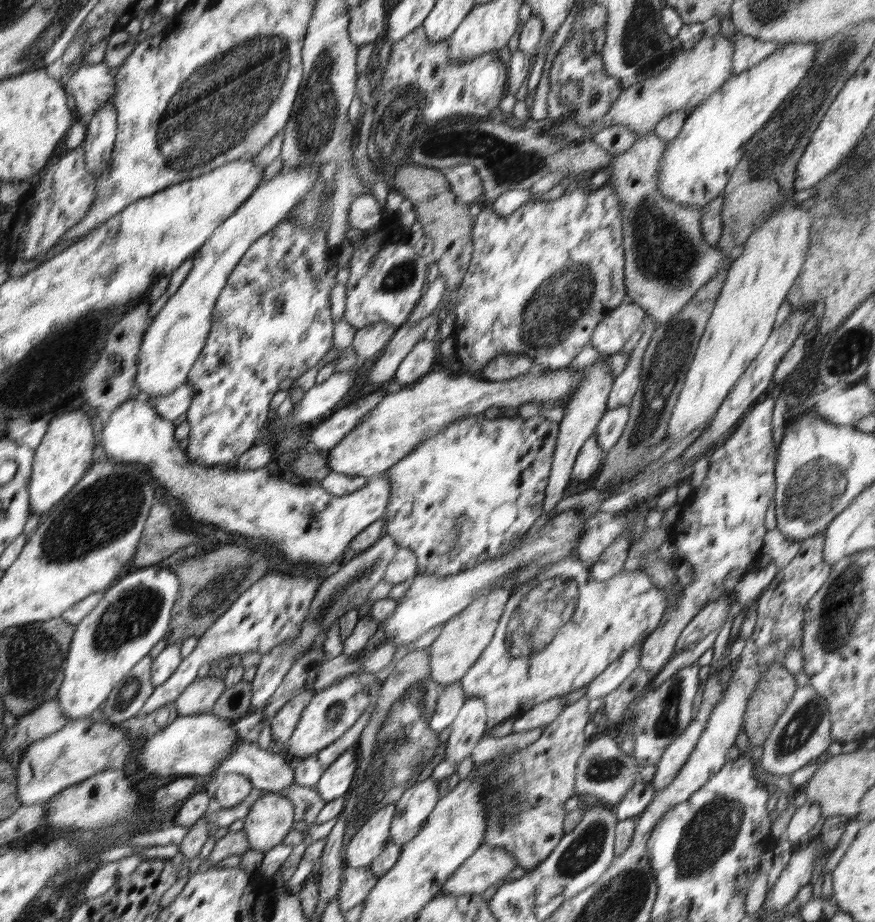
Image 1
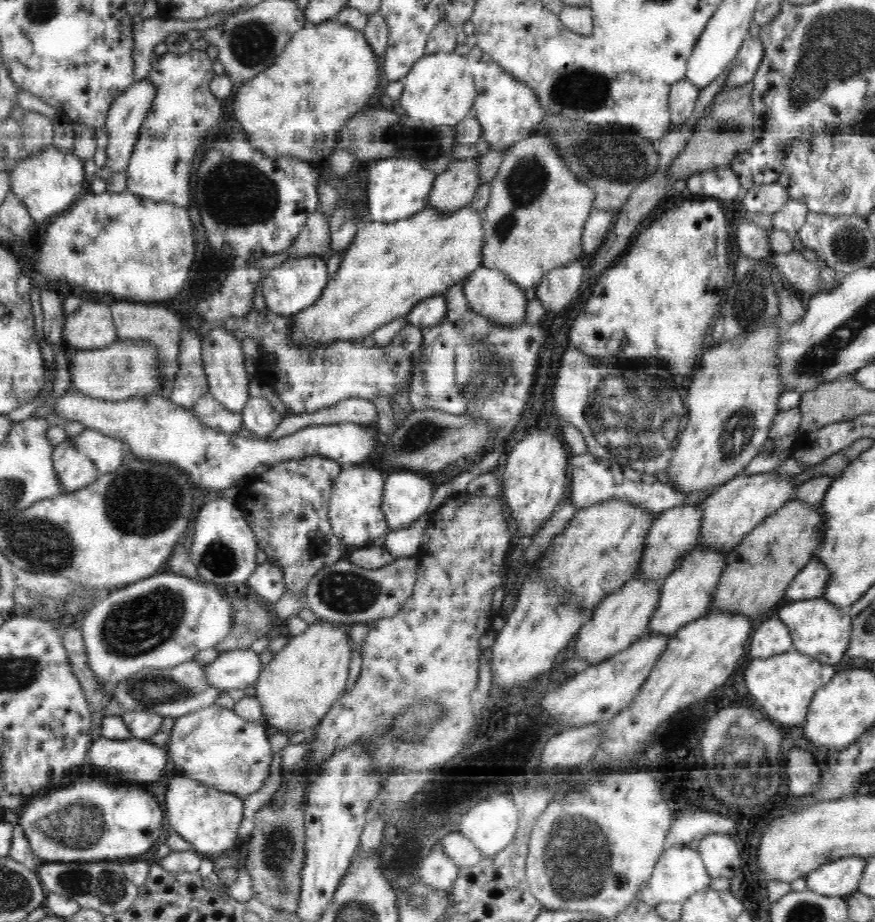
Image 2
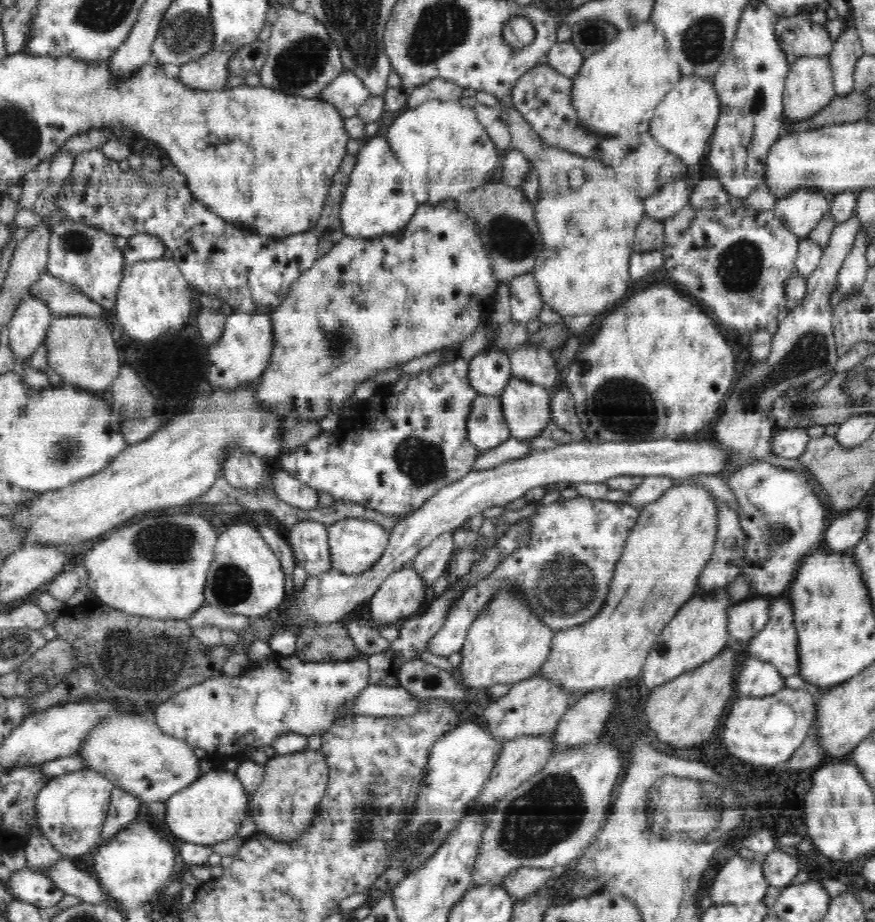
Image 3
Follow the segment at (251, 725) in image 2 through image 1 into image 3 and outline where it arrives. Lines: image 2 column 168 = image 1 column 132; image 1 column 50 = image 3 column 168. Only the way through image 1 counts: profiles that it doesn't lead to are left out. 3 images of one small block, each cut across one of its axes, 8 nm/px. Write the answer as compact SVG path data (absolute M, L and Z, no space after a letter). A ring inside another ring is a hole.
M111 715L98 722L77 750L85 768L98 772L143 804L168 802L200 776L201 759L186 742L168 736L157 726L153 715Z

